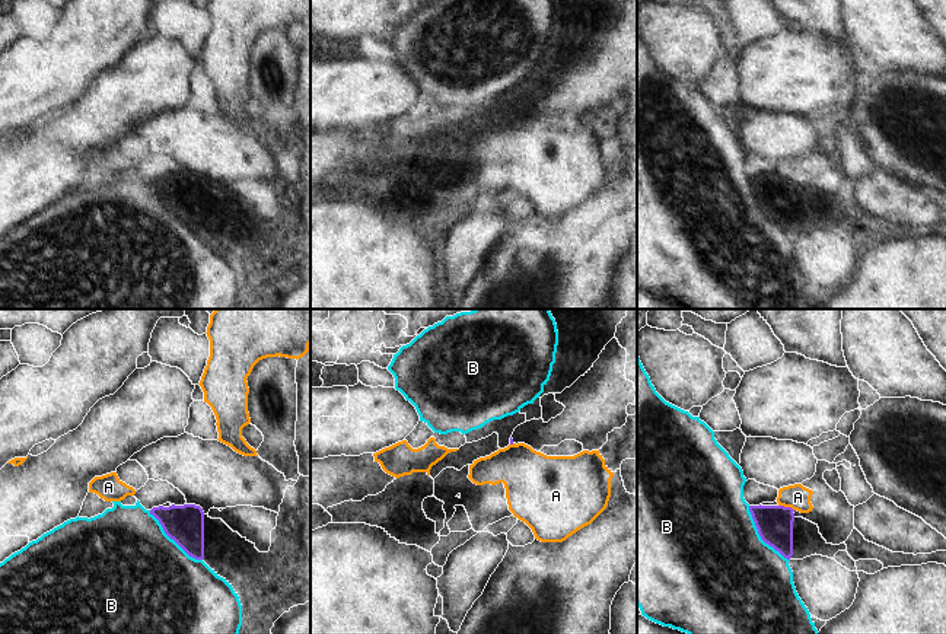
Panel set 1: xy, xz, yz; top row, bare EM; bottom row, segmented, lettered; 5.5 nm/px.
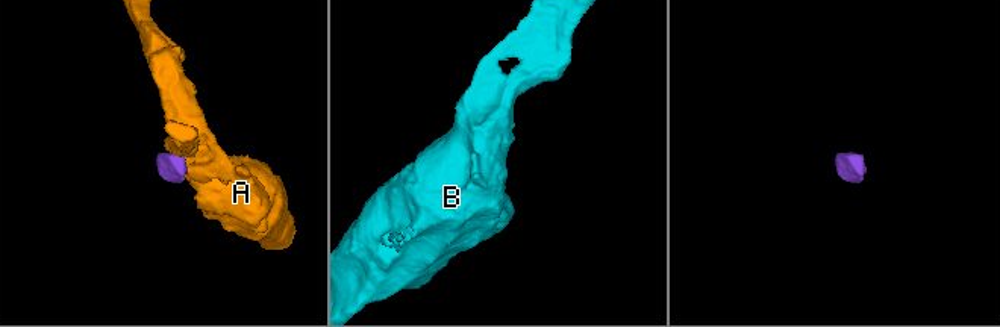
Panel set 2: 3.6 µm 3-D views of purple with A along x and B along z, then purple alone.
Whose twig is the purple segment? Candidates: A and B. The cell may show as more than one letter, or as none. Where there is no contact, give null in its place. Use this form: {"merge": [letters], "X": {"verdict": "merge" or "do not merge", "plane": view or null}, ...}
{"merge": ["B"], "A": {"verdict": "do not merge", "plane": "yz"}, "B": {"verdict": "merge", "plane": "xy"}}

